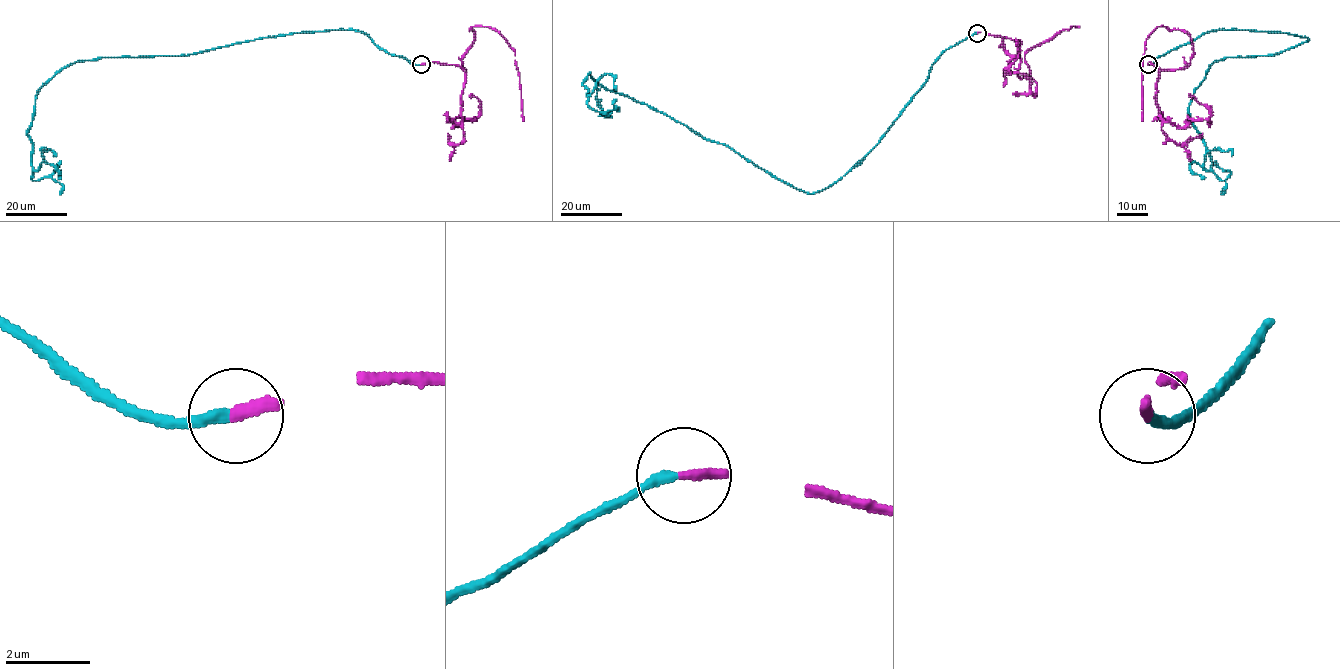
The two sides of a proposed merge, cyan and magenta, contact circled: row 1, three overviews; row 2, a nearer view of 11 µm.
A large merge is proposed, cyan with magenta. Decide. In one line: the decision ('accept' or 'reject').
accept

